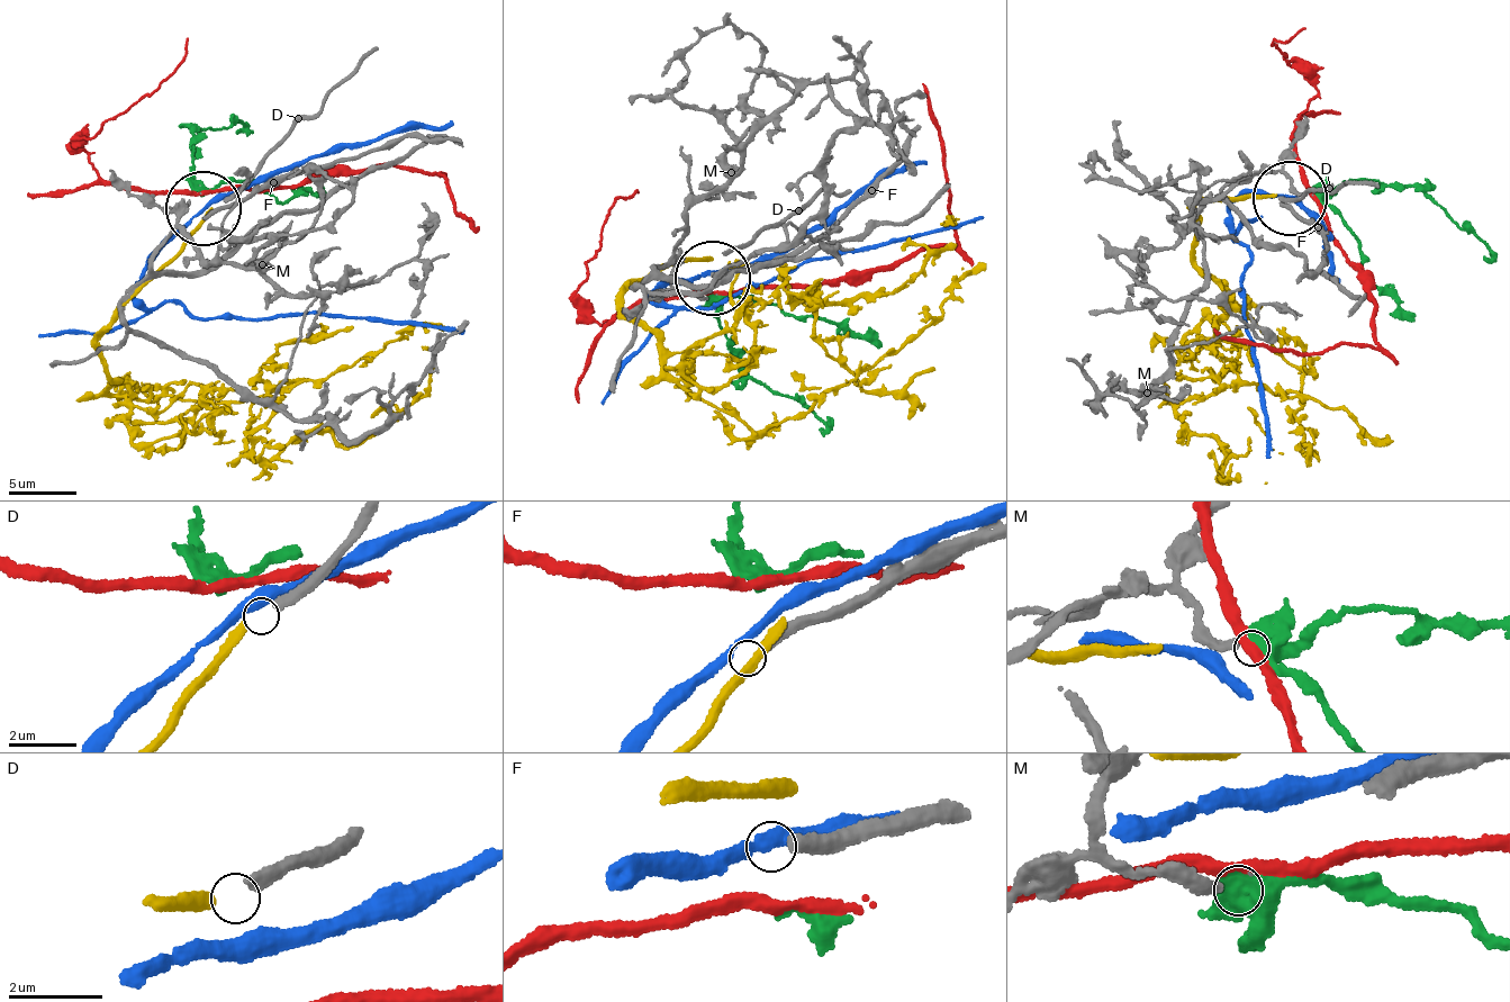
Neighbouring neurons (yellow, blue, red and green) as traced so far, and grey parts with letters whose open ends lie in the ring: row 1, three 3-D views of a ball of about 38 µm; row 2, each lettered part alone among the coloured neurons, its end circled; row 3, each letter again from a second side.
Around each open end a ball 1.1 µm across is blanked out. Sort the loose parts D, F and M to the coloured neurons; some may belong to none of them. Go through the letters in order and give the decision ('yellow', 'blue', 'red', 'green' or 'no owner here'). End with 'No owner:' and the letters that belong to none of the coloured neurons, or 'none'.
D: yellow
F: no owner here
M: green
No owner: F

